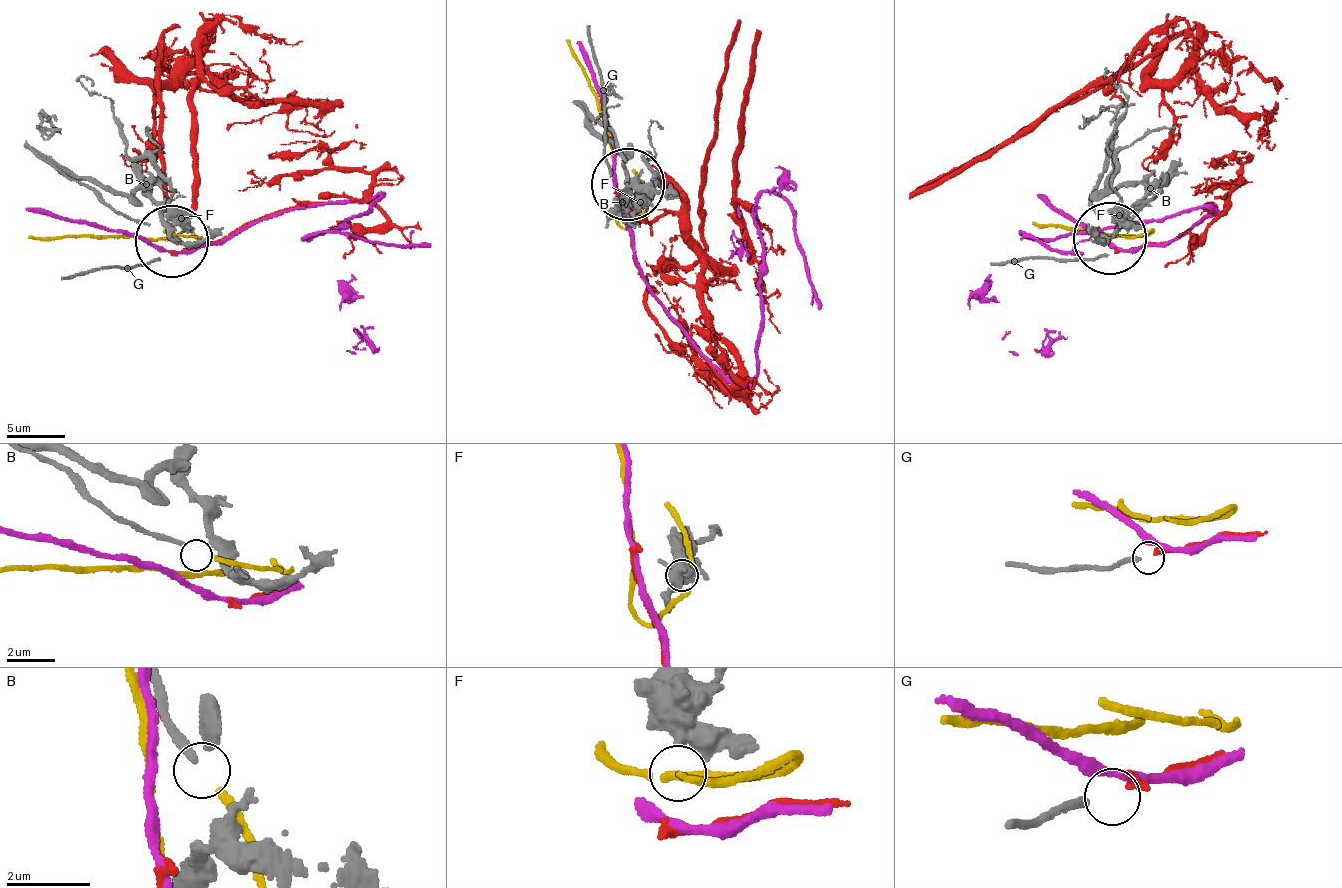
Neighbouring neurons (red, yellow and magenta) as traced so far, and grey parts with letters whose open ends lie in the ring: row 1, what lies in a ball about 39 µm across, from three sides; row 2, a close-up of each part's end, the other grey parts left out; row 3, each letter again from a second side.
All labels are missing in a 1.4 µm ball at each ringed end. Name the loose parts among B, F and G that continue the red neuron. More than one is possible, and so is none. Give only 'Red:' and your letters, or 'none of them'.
Red: G

